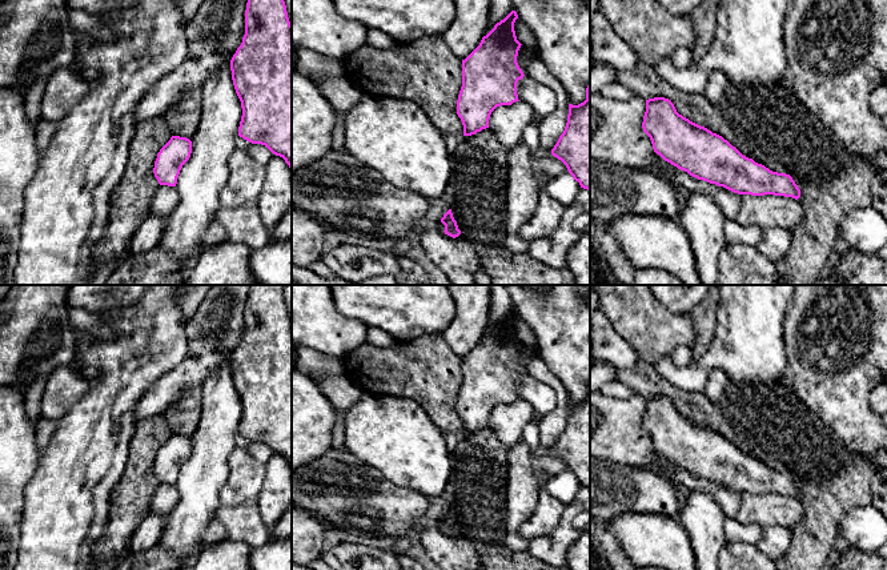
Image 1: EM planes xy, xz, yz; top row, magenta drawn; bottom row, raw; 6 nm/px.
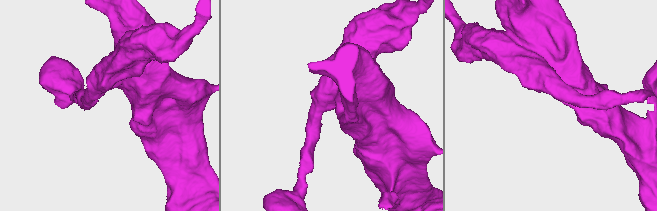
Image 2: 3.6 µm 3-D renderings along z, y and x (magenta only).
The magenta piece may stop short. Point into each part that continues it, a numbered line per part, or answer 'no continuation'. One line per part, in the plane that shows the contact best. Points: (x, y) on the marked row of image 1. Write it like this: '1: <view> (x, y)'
no continuation

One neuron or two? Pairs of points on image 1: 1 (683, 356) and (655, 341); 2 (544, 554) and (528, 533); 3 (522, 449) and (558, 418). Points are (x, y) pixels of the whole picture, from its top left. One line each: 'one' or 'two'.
1: two
2: two
3: two

